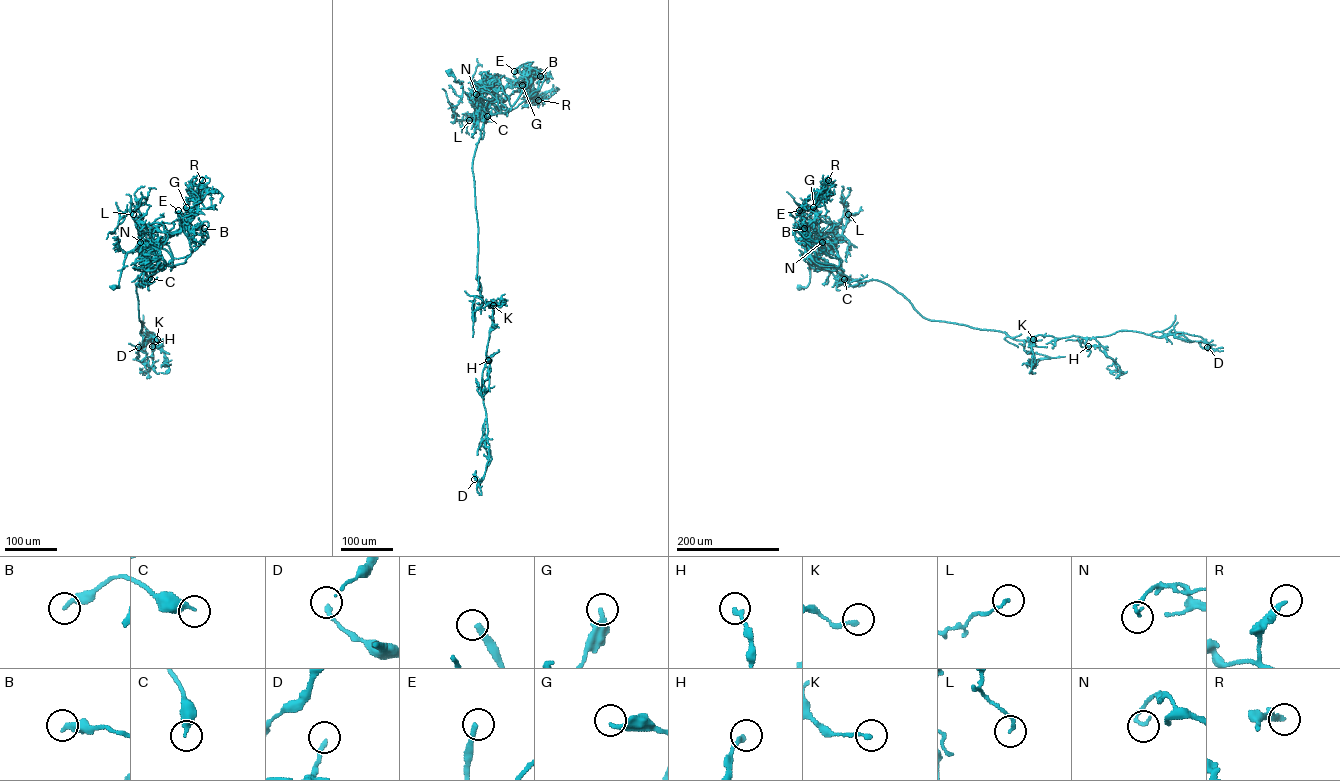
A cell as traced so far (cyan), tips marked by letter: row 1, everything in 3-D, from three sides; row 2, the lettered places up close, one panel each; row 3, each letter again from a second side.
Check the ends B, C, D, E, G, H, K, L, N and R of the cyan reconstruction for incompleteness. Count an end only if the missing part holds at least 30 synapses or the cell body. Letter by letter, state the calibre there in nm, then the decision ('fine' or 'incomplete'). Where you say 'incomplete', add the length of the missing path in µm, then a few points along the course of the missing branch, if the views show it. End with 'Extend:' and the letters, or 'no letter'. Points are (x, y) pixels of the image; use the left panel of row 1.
B: 360 nm thick; fine
C: 340 nm thick; fine
D: 200 nm thick; fine
E: 240 nm thick; incomplete; about 70 µm are missing
G: 240 nm thick; fine
H: 180 nm thick; fine
K: 190 nm thick; fine
L: 140 nm thick; fine
N: 180 nm thick; fine
R: 260 nm thick; fine
Extend: E

